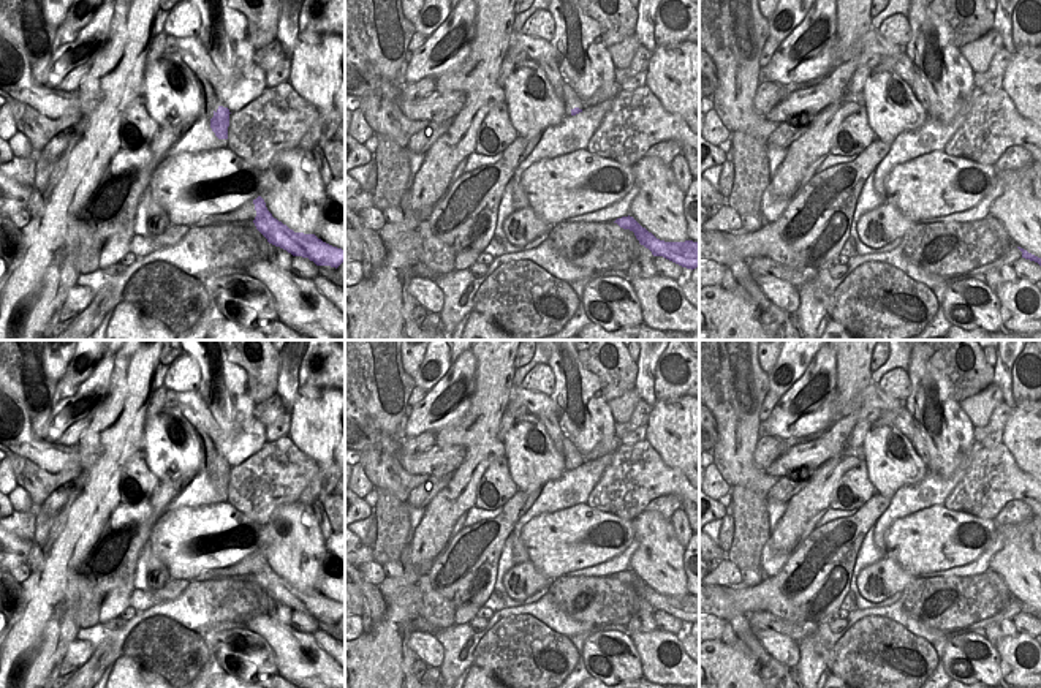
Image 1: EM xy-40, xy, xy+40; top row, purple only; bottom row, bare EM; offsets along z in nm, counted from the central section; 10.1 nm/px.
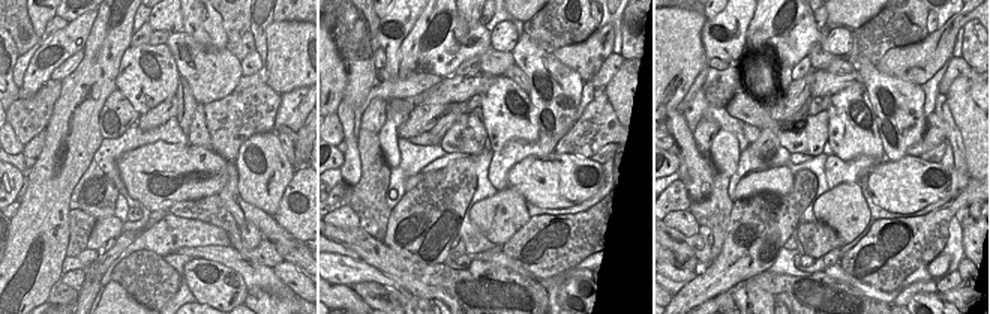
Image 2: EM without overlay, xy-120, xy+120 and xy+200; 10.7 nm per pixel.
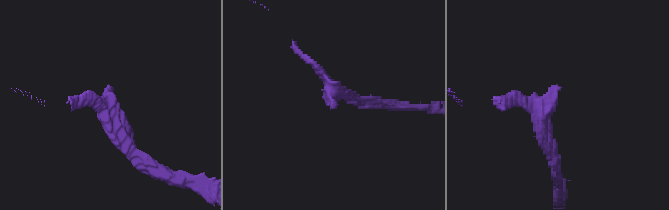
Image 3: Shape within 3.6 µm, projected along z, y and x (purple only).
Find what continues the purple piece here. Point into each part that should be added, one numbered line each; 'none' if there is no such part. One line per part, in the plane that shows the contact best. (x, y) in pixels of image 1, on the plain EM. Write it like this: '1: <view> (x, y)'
1: xy (570, 453)

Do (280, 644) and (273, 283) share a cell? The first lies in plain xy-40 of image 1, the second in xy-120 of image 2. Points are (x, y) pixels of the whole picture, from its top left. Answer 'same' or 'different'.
same

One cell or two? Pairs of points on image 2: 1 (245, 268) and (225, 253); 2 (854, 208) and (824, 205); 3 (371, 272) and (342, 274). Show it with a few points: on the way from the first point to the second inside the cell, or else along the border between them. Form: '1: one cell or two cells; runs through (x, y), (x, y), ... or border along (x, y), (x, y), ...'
1: one cell; runs through (240, 265), (230, 257)
2: one cell; runs through (846, 208), (831, 208)
3: one cell; runs through (363, 272), (350, 272)

